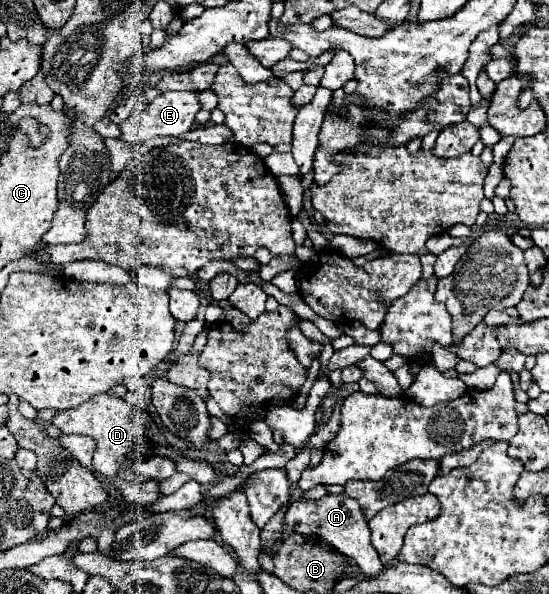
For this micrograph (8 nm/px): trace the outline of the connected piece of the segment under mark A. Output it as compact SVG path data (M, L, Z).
M326 495L320 501L298 499L298 501L294 501L288 507L284 521L296 533L318 535L318 537L326 539L334 549L338 549L340 553L352 557L366 577L374 577L374 575L378 575L384 569L384 565L382 565L376 549L370 545L370 529L368 529L368 523L366 523L364 515L362 515L362 509L350 497L344 497L344 495Z

